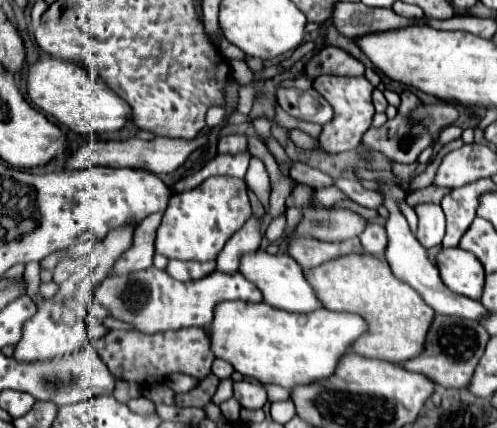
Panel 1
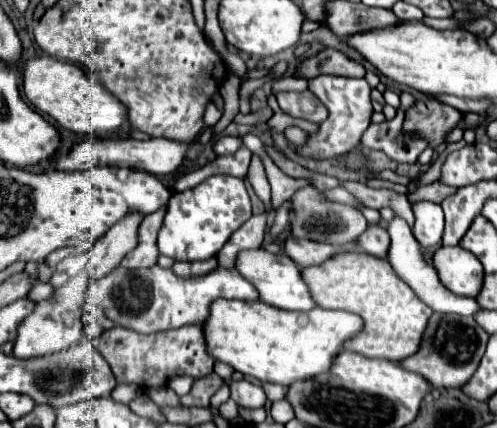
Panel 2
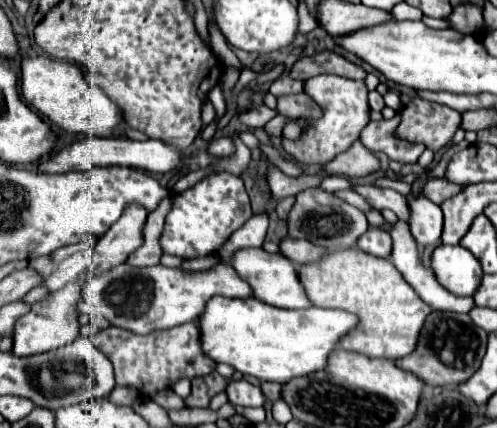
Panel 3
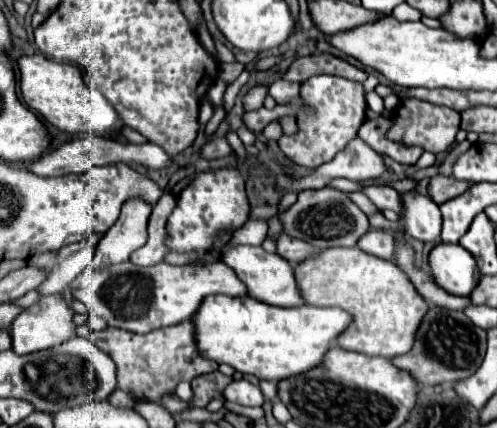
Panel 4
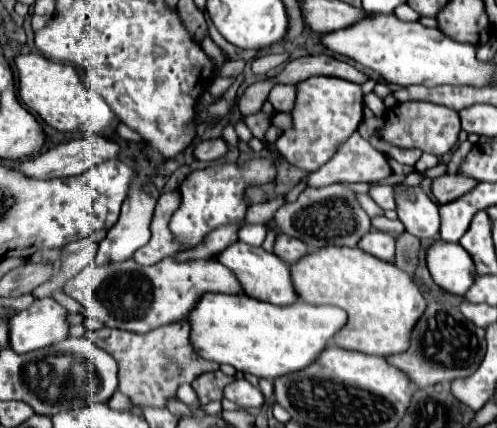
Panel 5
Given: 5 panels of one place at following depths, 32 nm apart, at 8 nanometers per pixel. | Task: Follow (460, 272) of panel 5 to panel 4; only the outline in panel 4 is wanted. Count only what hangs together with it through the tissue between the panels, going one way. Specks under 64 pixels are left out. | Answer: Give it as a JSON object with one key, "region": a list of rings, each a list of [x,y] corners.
{"region":[[[436,244],[430,252],[430,270],[444,290],[456,296],[468,296],[480,280],[474,256],[460,244]]]}

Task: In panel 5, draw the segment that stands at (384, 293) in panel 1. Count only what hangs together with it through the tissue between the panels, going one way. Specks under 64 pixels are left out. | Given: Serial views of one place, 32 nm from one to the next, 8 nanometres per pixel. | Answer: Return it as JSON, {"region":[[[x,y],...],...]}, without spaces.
{"region":[[[328,246],[310,252],[292,266],[292,282],[300,300],[308,304],[332,304],[348,312],[348,324],[334,336],[336,346],[384,358],[408,350],[412,328],[426,308],[422,292],[404,270],[362,252],[358,246]]]}

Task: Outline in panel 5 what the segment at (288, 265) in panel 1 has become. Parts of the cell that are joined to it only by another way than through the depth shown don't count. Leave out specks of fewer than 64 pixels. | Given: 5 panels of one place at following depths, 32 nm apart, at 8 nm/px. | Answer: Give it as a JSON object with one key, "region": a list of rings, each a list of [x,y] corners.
{"region":[[[236,242],[218,254],[218,262],[228,266],[236,274],[240,284],[244,284],[242,286],[244,294],[248,294],[256,300],[262,300],[262,302],[276,304],[276,306],[290,306],[290,304],[298,302],[298,294],[294,290],[292,276],[290,276],[290,266],[284,264],[284,260],[280,260],[278,256],[266,252],[264,248]]]}

